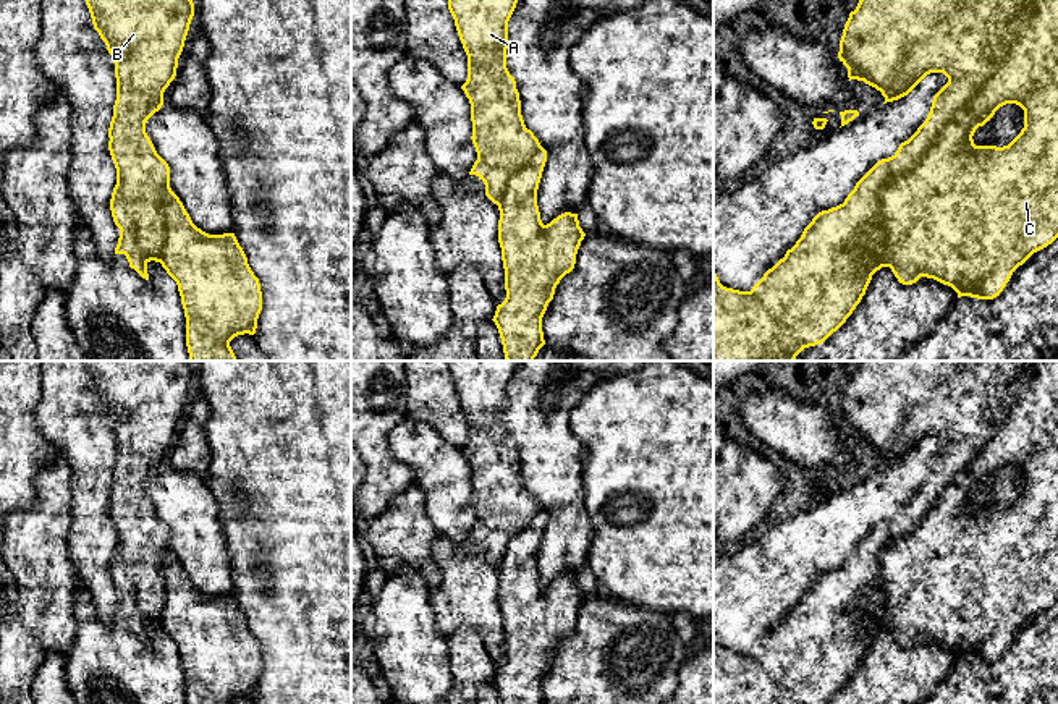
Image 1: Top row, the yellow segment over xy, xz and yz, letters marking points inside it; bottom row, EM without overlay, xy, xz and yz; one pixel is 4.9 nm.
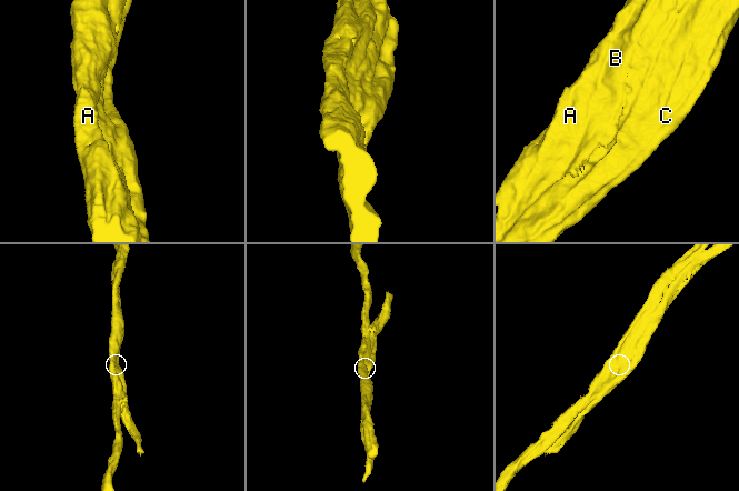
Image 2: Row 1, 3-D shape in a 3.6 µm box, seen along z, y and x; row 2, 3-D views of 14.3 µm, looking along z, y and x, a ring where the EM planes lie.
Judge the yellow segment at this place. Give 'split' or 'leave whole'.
split

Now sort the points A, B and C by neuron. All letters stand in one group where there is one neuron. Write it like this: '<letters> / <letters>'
A B / C

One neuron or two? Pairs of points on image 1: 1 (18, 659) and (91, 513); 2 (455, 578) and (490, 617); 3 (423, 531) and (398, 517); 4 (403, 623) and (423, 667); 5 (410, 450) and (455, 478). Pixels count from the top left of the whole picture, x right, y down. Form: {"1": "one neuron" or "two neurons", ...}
{"1": "two neurons", "2": "one neuron", "3": "one neuron", "4": "one neuron", "5": "one neuron"}

